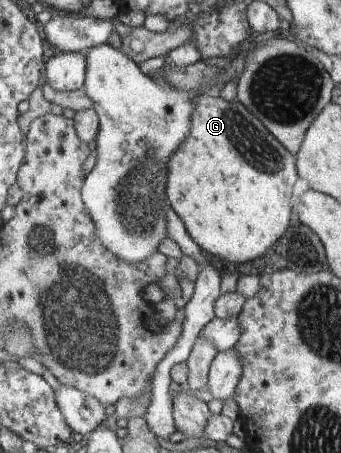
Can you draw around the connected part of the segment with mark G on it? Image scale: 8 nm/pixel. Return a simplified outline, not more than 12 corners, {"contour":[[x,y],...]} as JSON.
{"contour":[[198,92],[168,199],[221,265],[290,229],[296,156]]}

